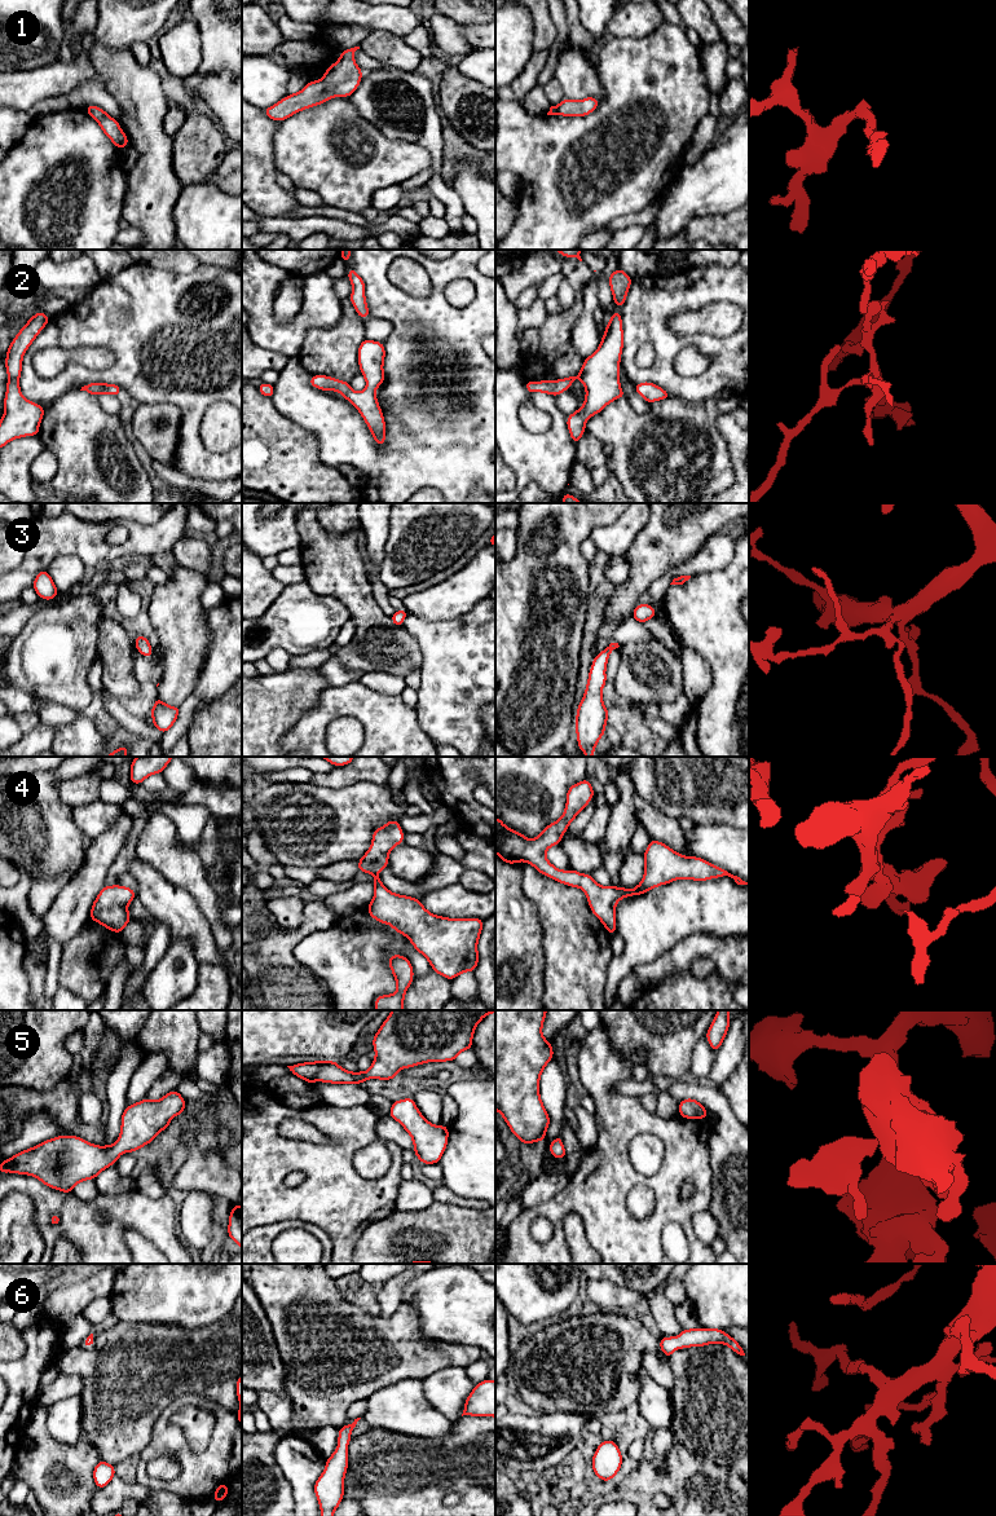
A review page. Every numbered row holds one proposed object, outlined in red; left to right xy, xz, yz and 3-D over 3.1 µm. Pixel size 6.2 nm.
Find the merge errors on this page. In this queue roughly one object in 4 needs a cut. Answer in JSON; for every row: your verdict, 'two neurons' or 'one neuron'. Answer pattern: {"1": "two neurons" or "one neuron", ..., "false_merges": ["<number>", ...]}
{"1": "one neuron", "2": "one neuron", "3": "one neuron", "4": "one neuron", "5": "one neuron", "6": "one neuron", "false_merges": []}

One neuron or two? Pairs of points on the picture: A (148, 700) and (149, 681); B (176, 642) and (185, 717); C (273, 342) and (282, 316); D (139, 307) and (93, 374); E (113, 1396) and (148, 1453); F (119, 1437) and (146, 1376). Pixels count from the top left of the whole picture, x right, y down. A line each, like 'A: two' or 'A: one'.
A: one
B: two
C: two
D: one
E: two
F: one

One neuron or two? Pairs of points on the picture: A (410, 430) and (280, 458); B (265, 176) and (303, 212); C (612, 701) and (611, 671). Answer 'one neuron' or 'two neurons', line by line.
A: two neurons
B: two neurons
C: one neuron

